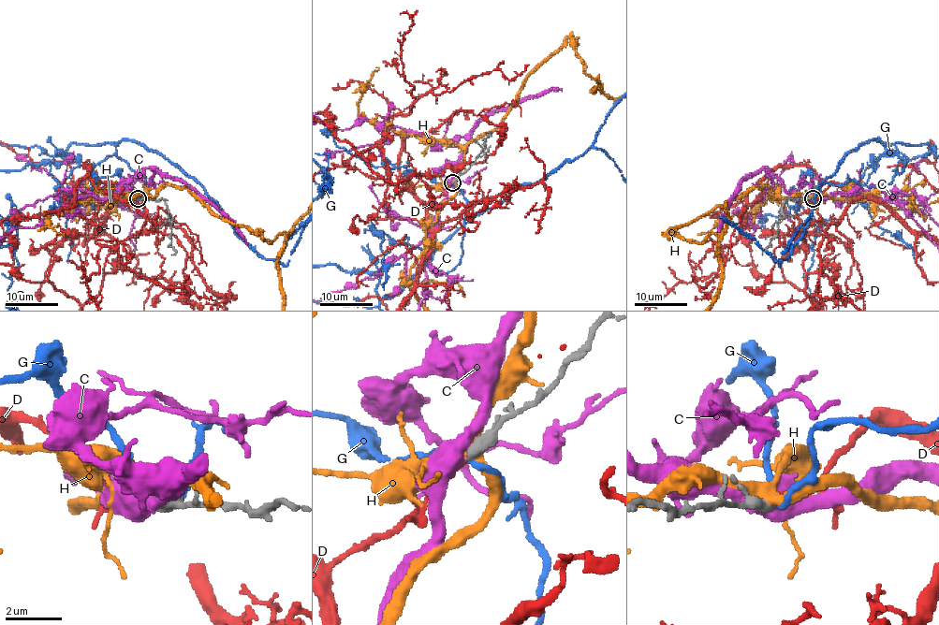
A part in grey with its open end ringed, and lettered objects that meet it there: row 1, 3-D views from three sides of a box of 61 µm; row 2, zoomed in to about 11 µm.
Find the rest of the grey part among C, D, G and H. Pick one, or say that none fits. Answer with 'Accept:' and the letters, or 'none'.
Accept: D

